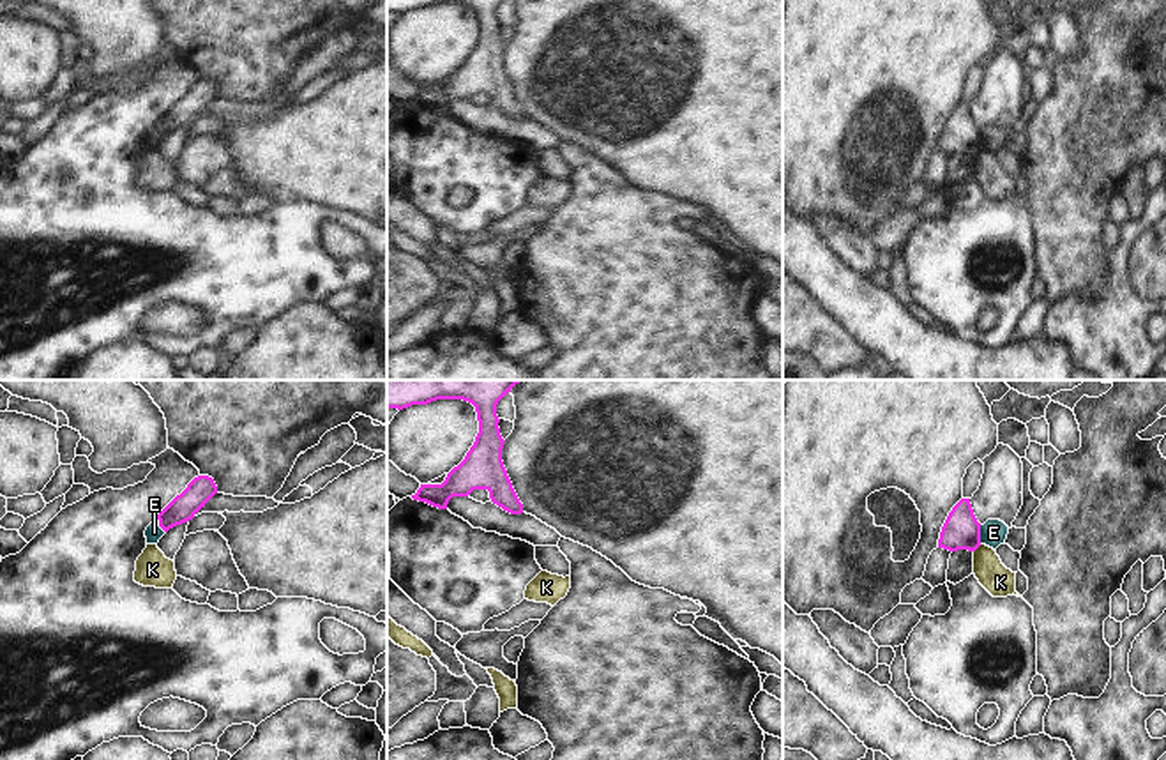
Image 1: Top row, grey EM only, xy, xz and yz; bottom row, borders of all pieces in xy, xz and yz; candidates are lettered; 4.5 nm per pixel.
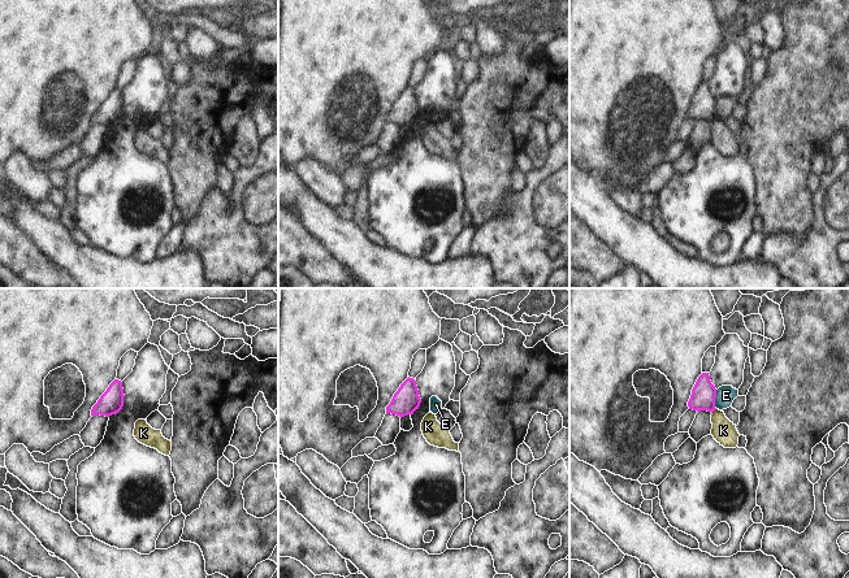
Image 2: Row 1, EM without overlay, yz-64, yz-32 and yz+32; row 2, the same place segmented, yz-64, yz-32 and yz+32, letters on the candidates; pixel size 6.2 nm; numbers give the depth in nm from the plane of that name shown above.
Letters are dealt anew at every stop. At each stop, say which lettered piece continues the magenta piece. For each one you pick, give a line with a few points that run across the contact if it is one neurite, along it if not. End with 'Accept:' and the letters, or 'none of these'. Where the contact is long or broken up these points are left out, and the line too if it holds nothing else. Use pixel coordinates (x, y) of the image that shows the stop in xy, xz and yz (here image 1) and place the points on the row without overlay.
Accept: none of these

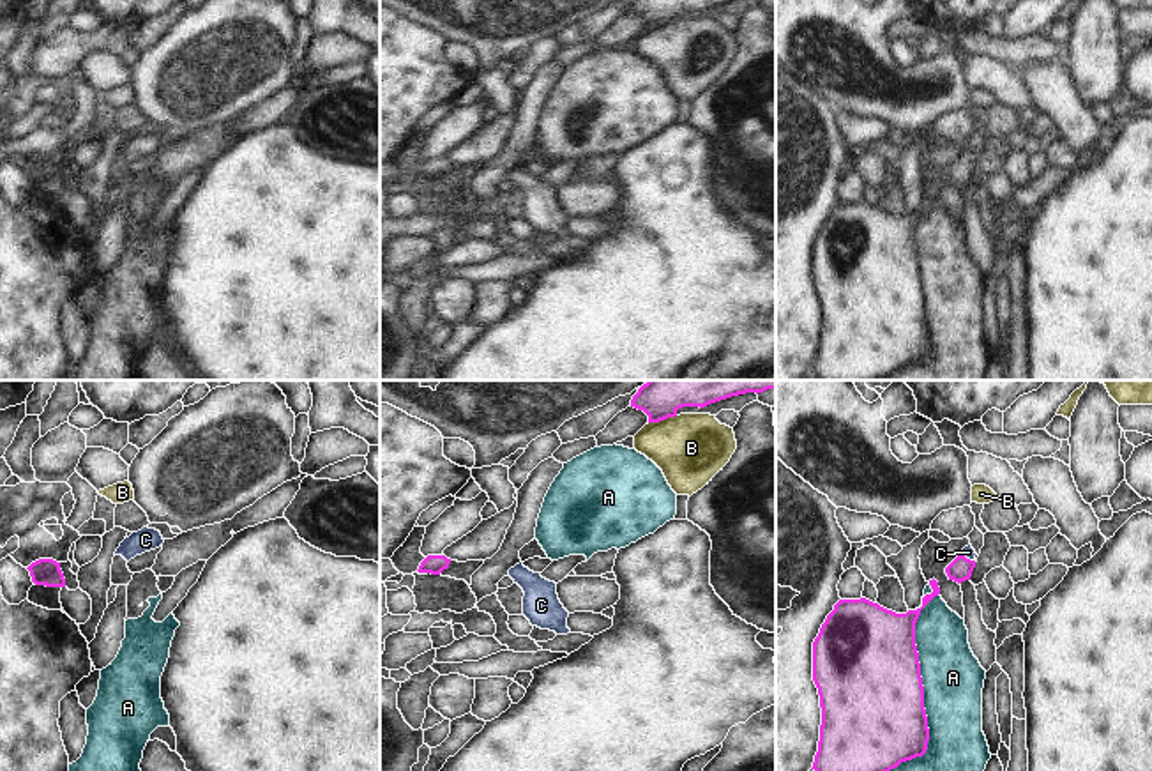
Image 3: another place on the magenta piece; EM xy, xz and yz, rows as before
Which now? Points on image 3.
C: line yz (960, 174), (969, 163), (969, 156)
Accept: C

